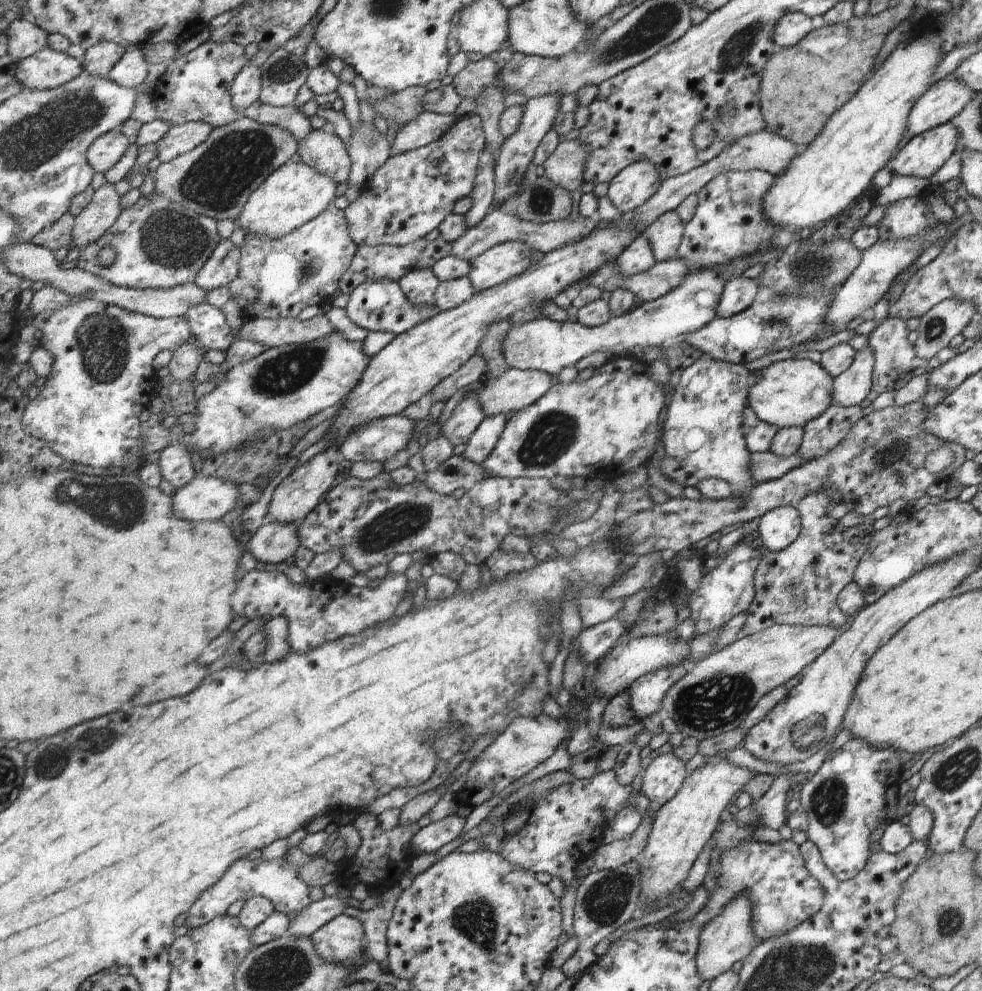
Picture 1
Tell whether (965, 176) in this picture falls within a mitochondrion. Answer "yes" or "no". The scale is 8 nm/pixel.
no

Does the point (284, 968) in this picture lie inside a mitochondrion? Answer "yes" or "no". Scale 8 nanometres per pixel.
yes

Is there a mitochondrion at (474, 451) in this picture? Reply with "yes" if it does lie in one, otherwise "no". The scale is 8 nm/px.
no

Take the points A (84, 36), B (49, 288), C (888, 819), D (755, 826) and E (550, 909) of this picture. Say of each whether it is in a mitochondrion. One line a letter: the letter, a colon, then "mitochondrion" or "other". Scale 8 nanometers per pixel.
A: other
B: other
C: other
D: other
E: other

